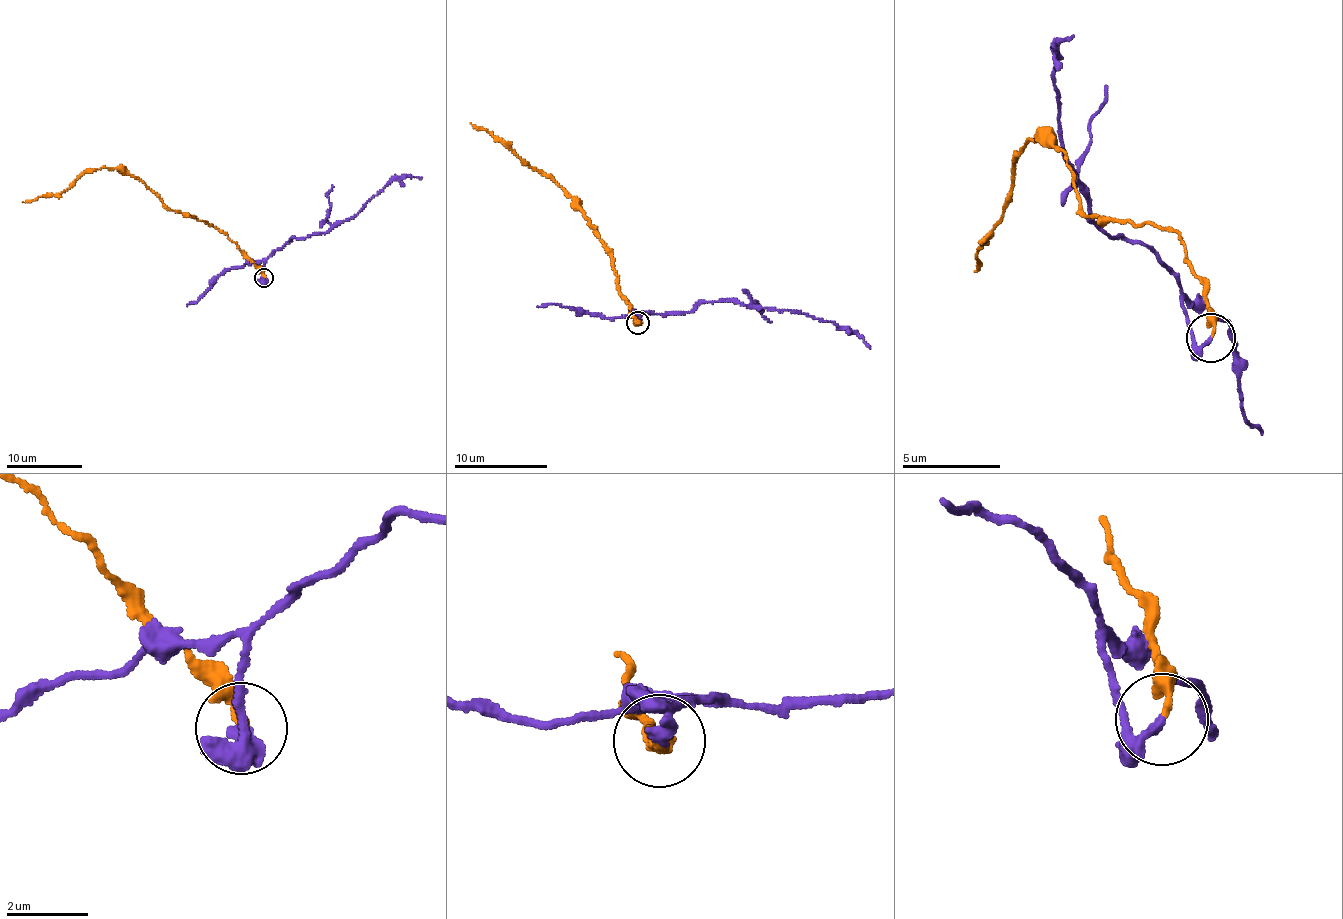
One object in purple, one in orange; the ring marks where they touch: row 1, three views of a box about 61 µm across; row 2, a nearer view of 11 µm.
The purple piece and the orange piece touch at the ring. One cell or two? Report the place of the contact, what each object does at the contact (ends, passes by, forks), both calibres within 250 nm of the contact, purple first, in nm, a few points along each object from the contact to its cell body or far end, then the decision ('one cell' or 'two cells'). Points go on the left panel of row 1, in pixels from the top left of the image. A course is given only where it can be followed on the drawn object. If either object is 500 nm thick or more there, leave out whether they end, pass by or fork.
at (264, 277); purple ends there; orange ends there; 240 nm thick on the purple side, 280 nm on the other; purple runs (263, 277), (265, 280), (263, 268), (293, 238), (320, 234), (353, 218), (387, 185), (406, 176), (422, 177); orange runs (263, 277), (262, 270), (217, 228), (177, 212), (138, 179), (115, 168), (89, 171), (59, 193), (22, 202); two cells

